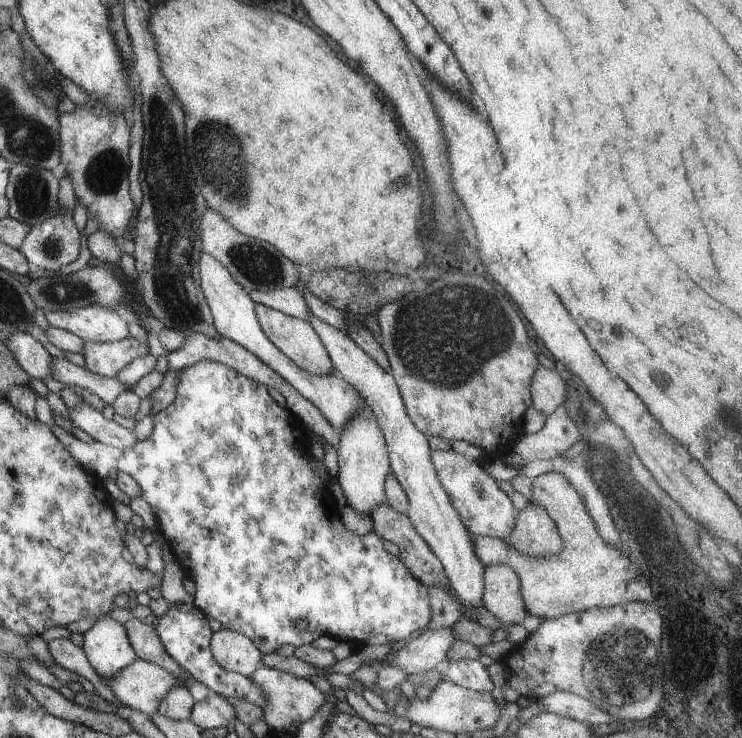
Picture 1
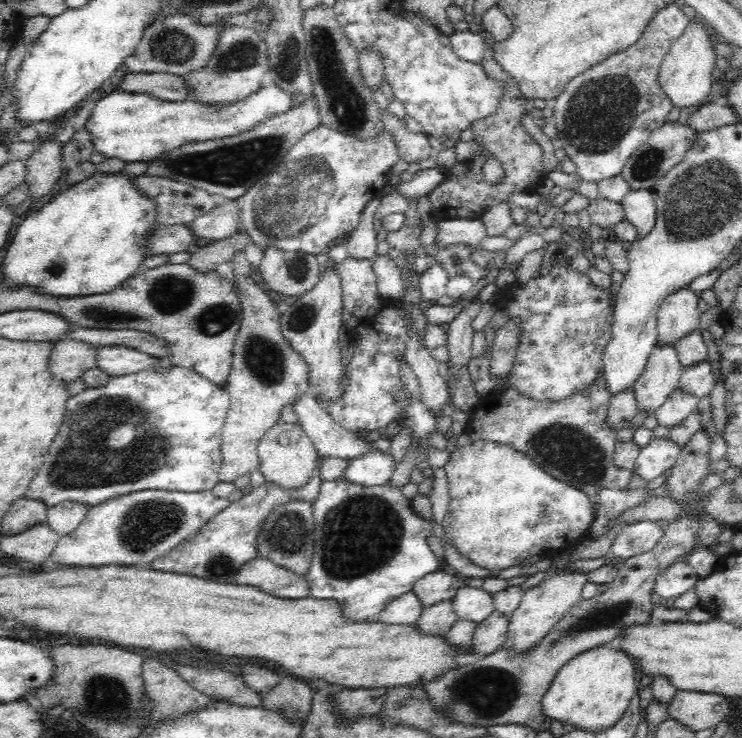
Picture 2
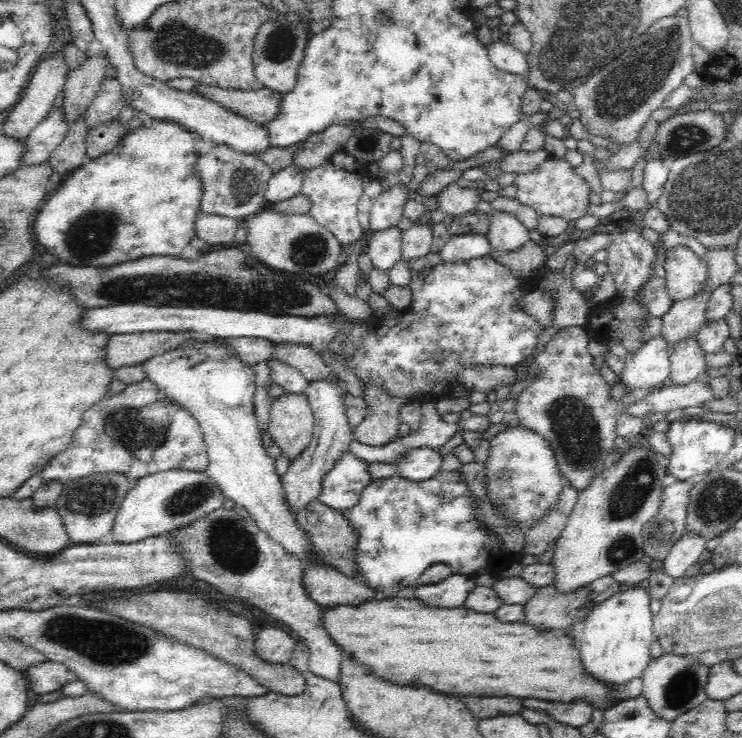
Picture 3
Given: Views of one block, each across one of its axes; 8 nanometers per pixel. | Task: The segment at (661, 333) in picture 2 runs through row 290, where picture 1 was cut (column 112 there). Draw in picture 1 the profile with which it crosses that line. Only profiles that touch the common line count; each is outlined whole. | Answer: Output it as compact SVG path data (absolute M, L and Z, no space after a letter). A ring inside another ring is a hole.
M139 657L117 670L112 677L103 679L121 705L142 712L150 718L158 702L168 690L180 682L163 668Z

